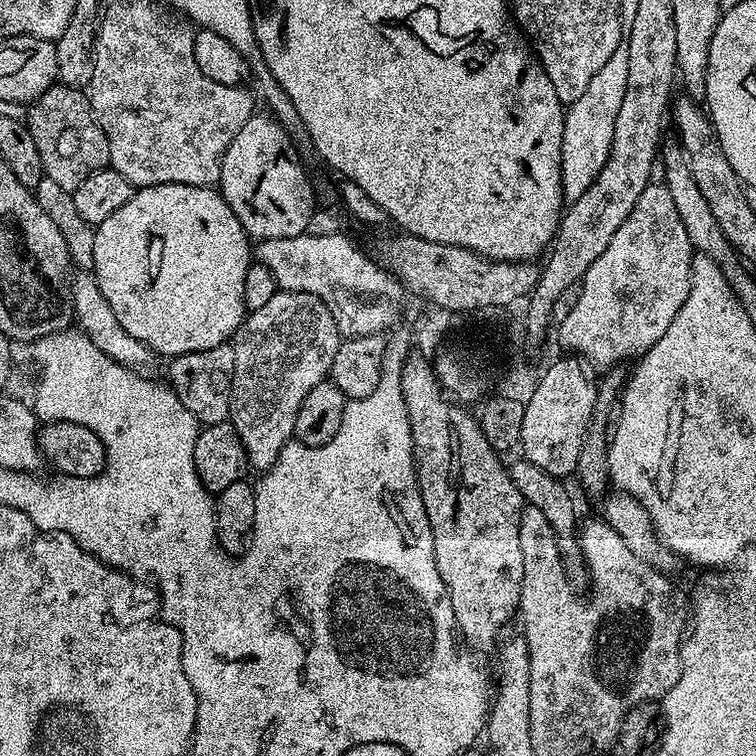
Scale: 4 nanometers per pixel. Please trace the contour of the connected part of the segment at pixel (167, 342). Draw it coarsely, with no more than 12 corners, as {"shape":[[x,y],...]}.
{"shape":[[215,187],[136,188],[95,225],[122,330],[229,343],[254,248]]}

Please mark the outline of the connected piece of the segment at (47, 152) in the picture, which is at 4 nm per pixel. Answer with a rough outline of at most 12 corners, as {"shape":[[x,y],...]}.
{"shape":[[57,82],[26,123],[45,177],[73,193],[109,167],[89,97]]}

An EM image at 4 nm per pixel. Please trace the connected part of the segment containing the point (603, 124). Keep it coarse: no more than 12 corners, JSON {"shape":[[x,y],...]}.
{"shape":[[621,46],[567,105],[565,201],[582,198],[614,142],[628,50]]}

